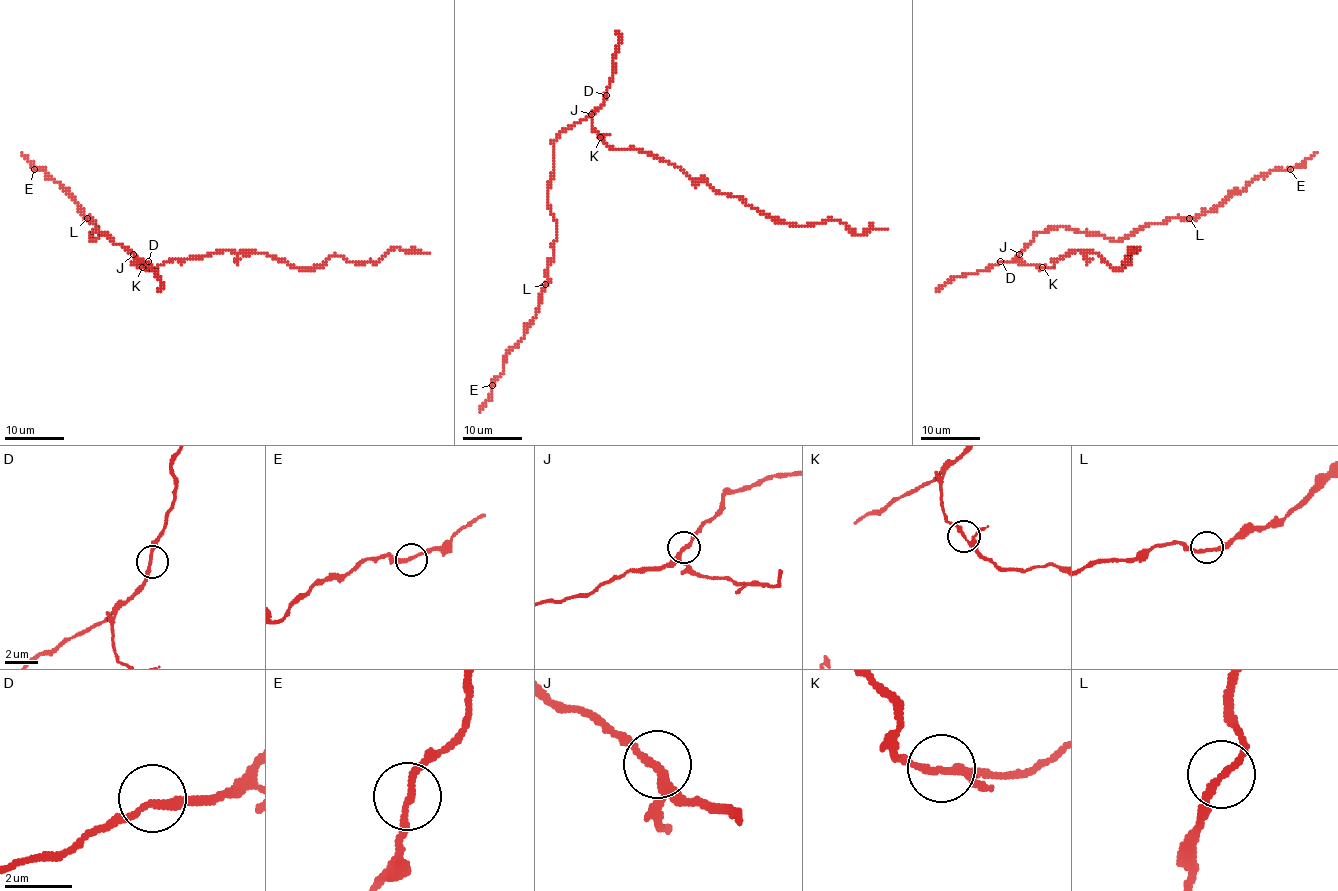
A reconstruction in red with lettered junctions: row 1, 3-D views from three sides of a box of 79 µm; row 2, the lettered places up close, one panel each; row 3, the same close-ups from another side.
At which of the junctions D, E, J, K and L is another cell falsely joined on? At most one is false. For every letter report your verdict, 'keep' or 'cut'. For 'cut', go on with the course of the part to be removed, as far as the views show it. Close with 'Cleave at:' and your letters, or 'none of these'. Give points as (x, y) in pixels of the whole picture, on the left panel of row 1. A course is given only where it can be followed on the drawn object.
D: keep
E: keep
J: keep
K: keep
L: keep
Cleave at: none of these

